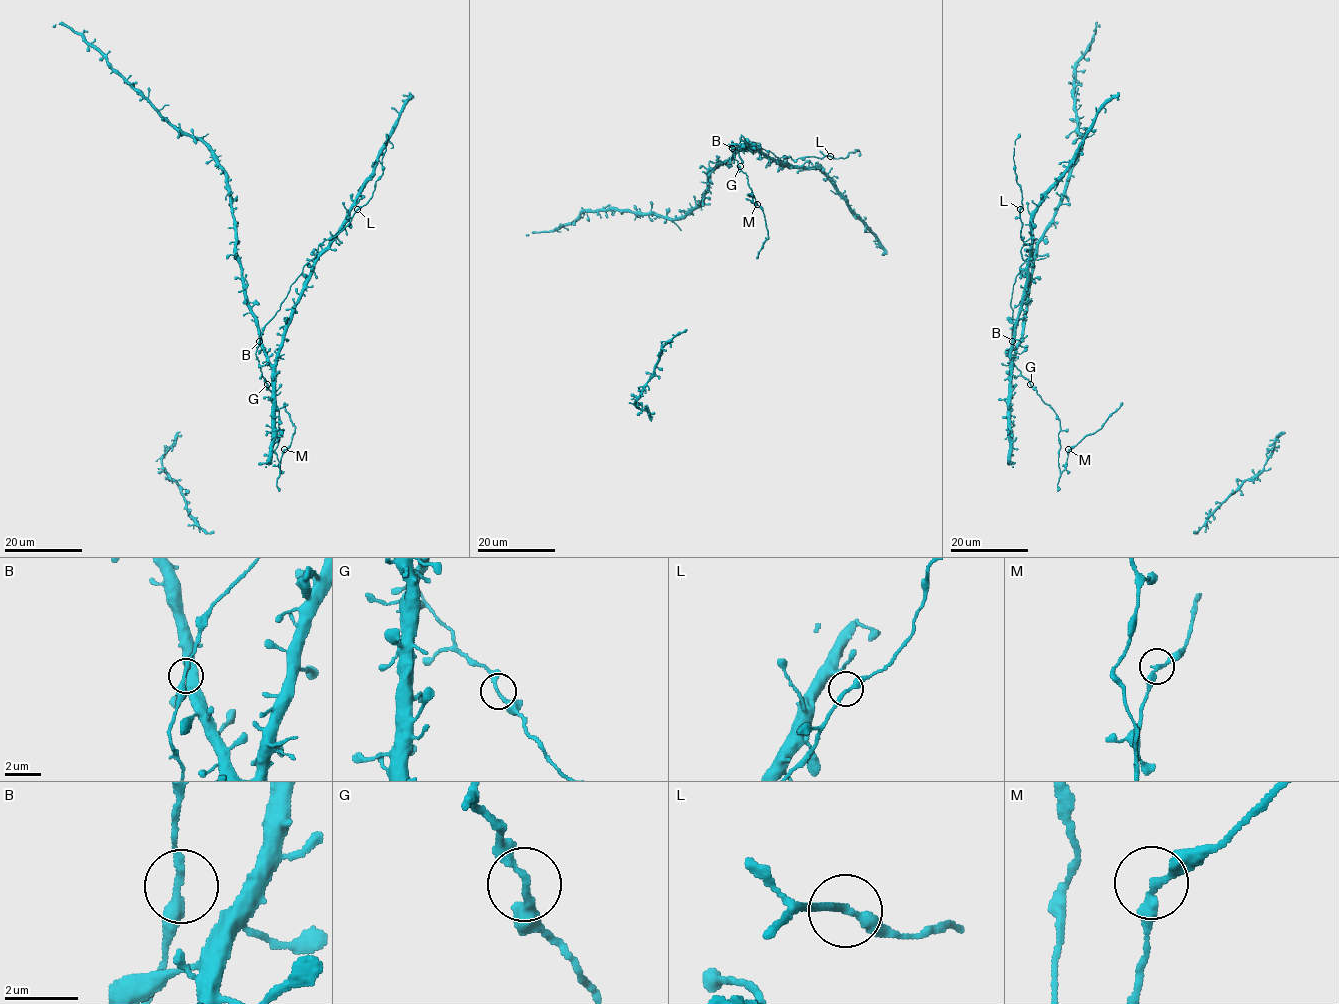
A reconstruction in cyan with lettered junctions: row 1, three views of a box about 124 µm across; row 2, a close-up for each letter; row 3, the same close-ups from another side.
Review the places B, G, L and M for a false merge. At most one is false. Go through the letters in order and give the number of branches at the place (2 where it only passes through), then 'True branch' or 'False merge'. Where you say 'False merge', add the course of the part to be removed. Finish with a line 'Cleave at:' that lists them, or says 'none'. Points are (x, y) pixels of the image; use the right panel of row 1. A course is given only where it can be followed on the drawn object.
B: Branches: 2. True branch
G: Branches: 2. True branch
L: Branches: 2. True branch
M: Branches: 2. True branch
Cleave at: none

